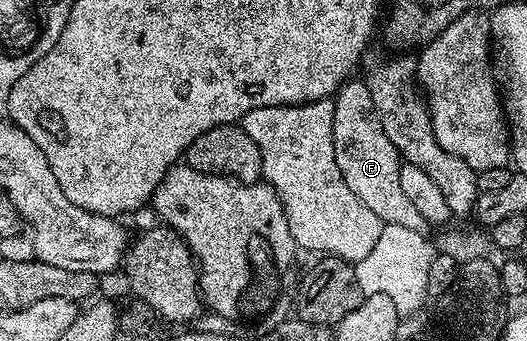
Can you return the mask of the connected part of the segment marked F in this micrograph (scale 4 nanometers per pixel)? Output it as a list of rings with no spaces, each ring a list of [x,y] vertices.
[[[355,76],[344,82],[343,87],[333,95],[333,152],[337,156],[337,168],[341,168],[341,176],[345,176],[345,184],[349,184],[349,192],[369,208],[388,226],[401,224],[401,228],[413,228],[413,232],[424,232],[429,223],[417,212],[416,205],[405,196],[401,188],[401,159],[397,148],[393,148],[393,140],[385,136],[385,128],[381,128],[381,120],[373,108],[371,87],[362,77]]]

